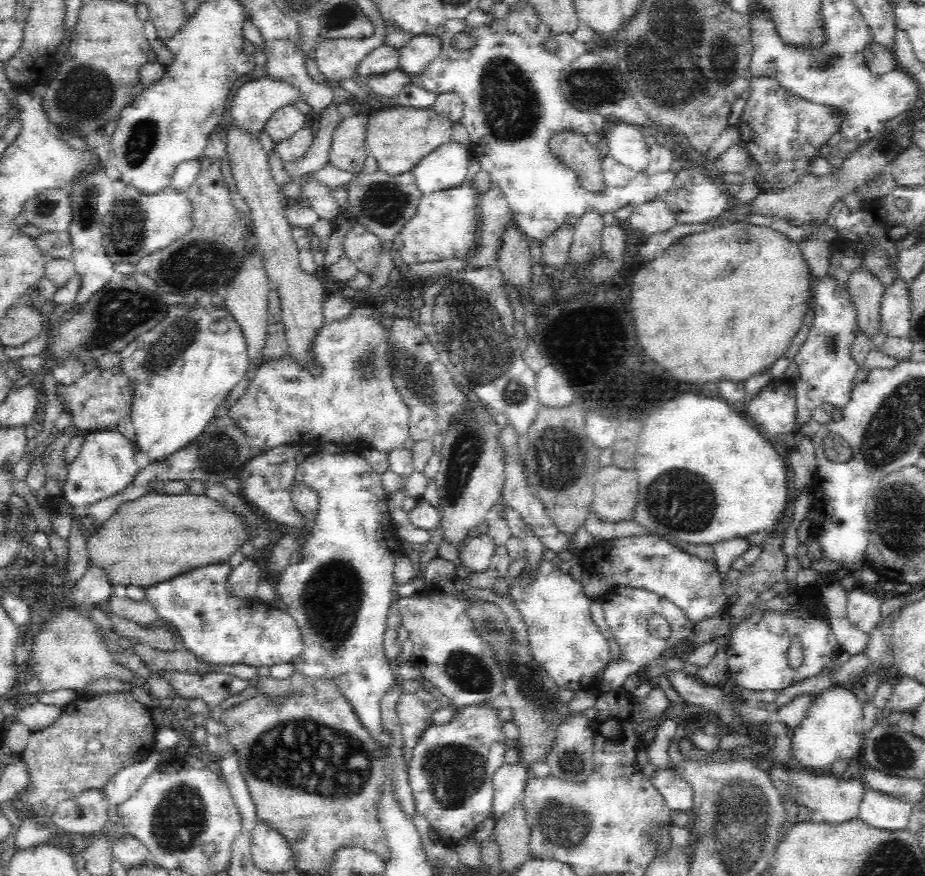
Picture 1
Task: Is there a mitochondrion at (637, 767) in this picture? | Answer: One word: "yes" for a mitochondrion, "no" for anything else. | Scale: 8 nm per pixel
no

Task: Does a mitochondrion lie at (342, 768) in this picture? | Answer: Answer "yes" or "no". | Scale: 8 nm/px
yes

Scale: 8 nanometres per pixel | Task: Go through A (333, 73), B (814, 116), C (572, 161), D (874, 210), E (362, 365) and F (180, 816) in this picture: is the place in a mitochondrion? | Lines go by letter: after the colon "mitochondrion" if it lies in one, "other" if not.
A: other
B: other
C: other
D: other
E: mitochondrion
F: mitochondrion

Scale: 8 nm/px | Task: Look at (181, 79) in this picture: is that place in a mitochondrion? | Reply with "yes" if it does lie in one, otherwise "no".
no

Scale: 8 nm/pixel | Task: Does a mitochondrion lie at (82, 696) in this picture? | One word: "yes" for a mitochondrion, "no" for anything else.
no

